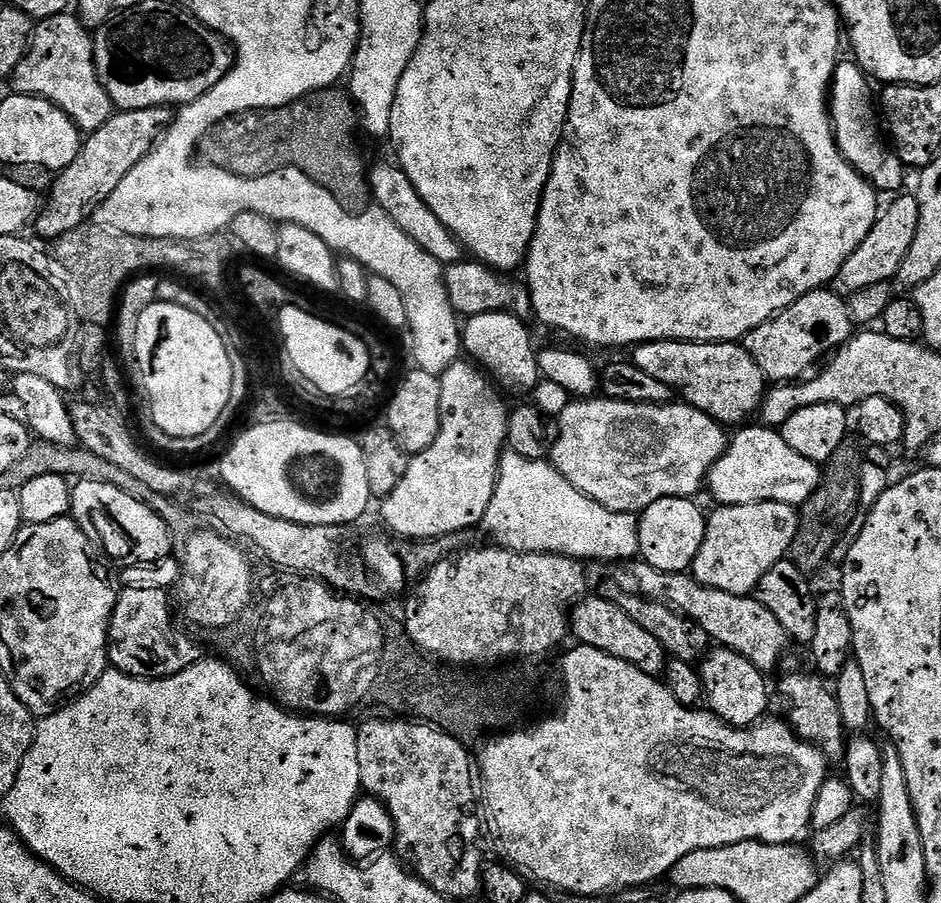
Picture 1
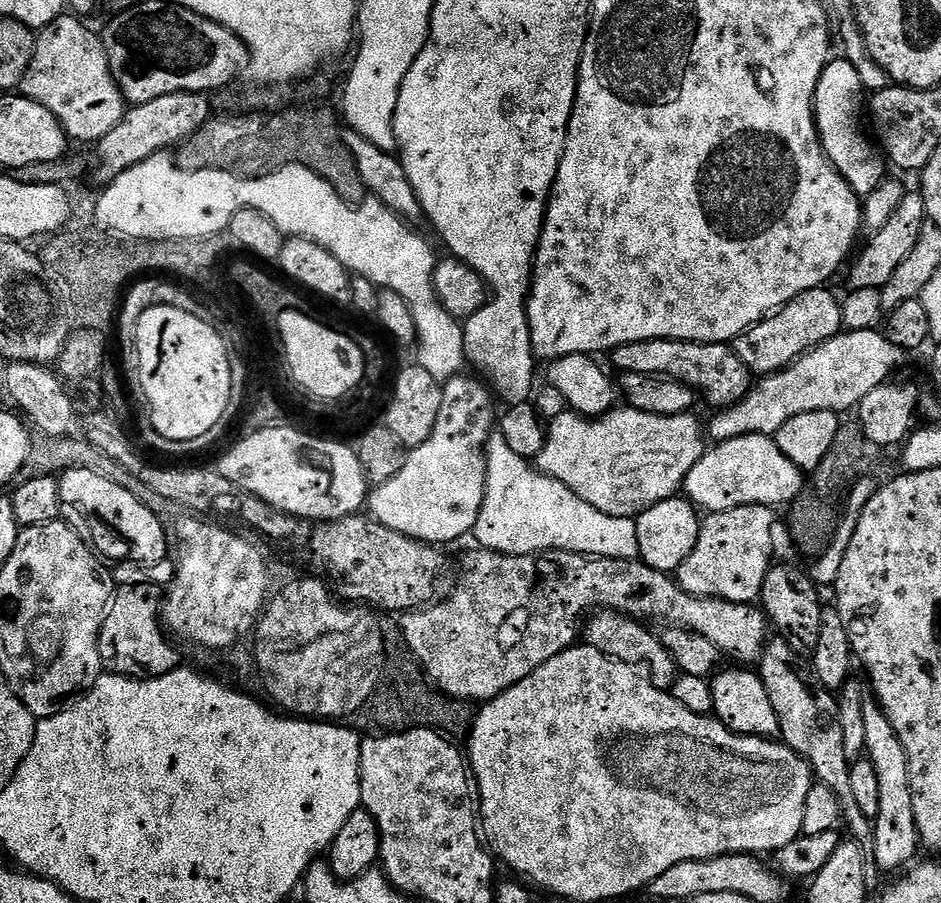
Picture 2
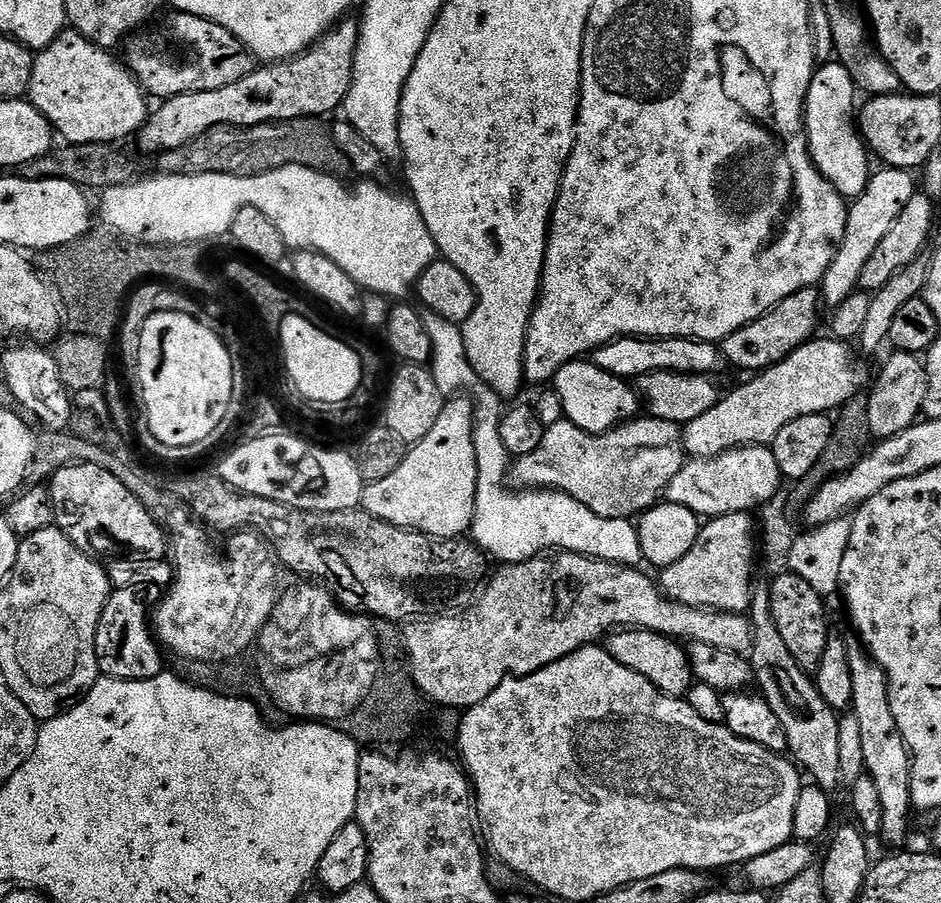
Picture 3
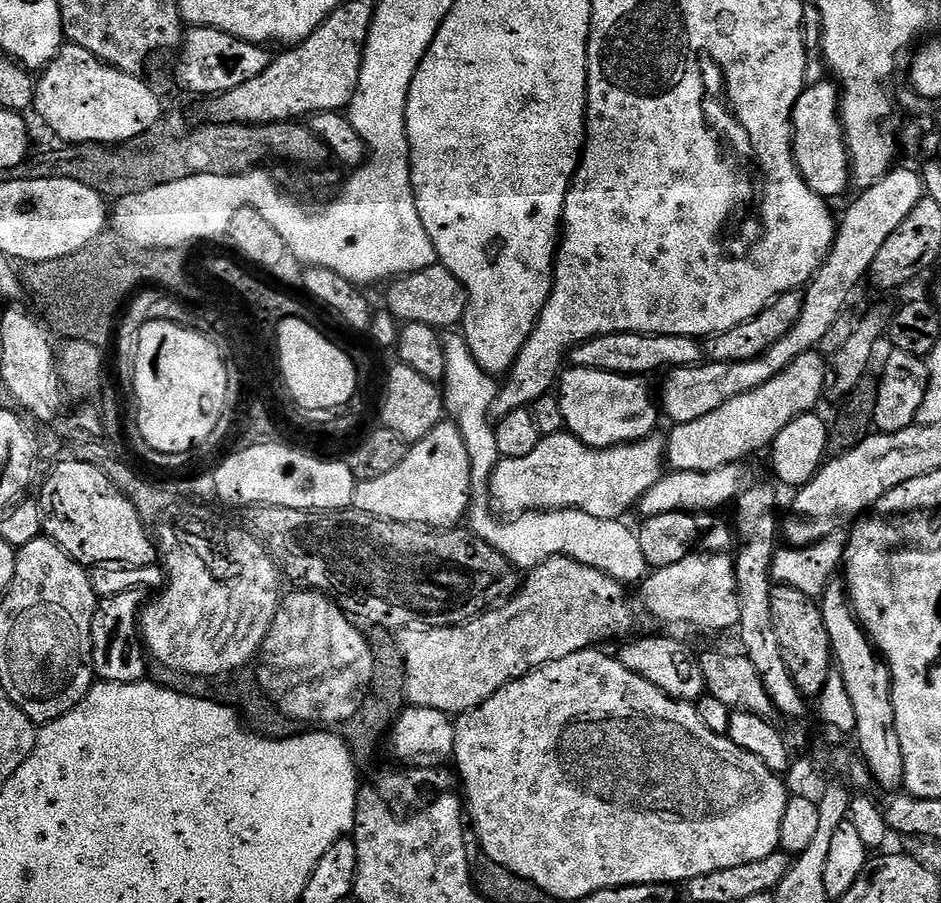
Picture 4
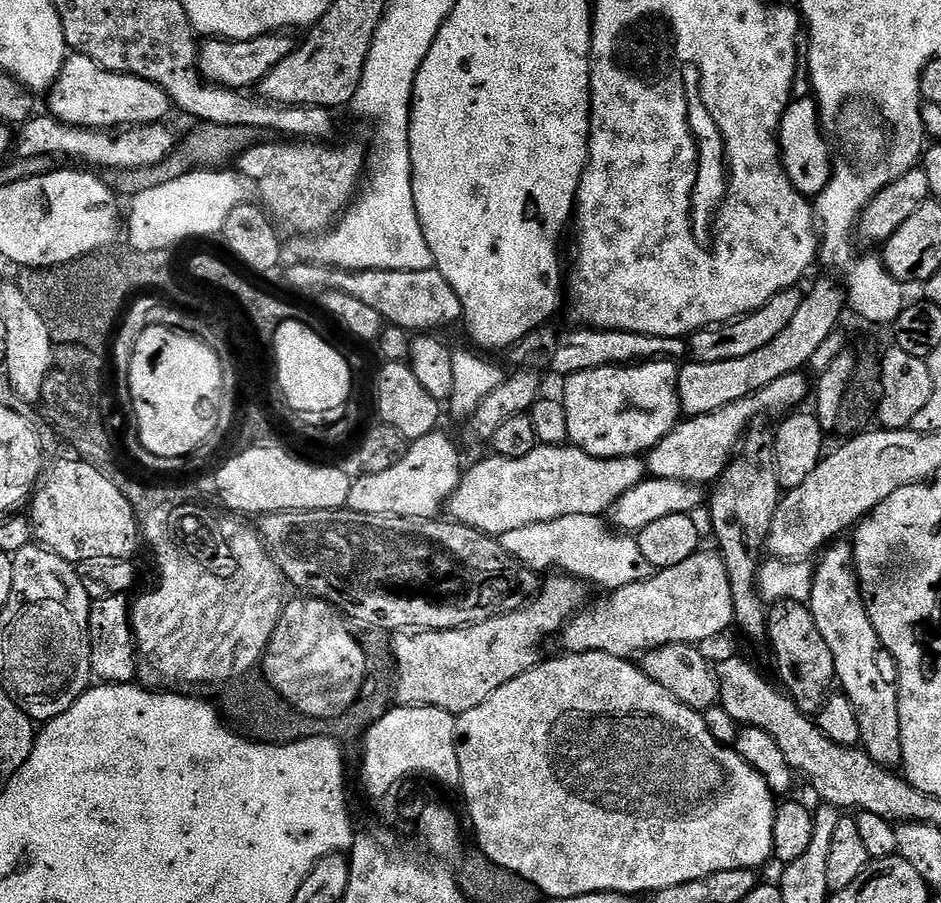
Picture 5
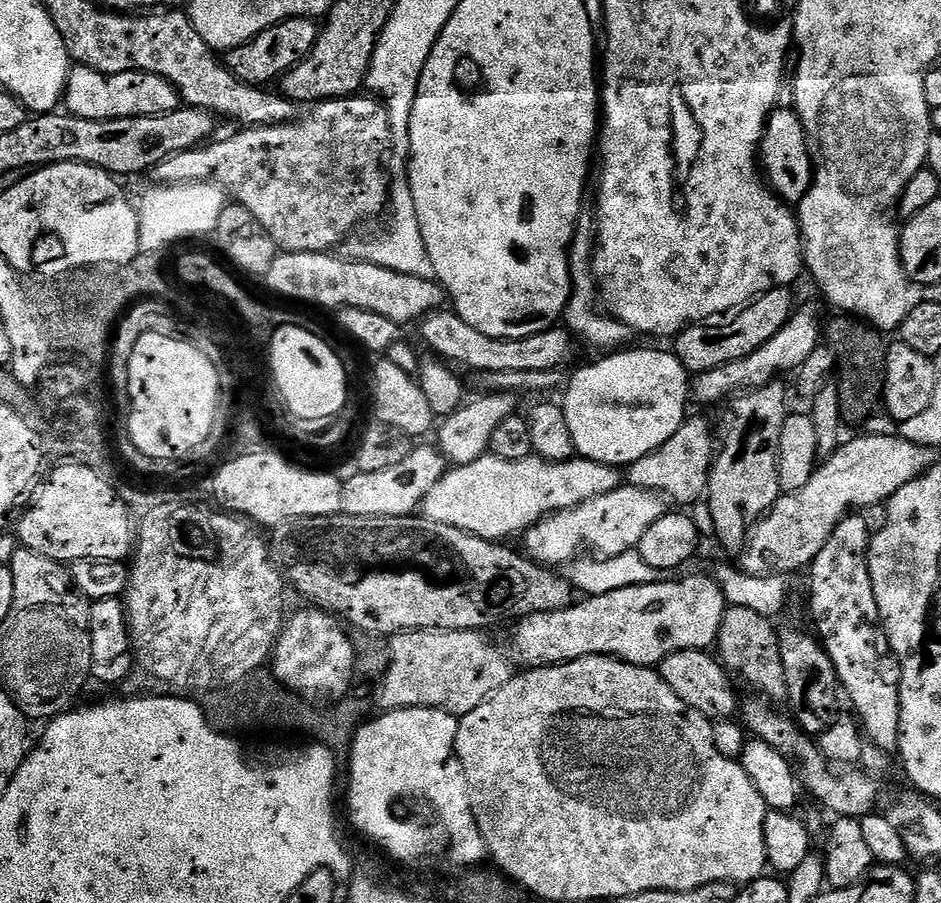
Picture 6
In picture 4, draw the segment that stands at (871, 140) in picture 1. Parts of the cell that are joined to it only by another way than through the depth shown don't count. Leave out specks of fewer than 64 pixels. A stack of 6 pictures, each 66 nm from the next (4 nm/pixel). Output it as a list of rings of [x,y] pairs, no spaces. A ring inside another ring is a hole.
[[[831,79],[821,84],[805,87],[804,93],[798,98],[792,115],[792,153],[796,159],[798,170],[804,181],[812,190],[825,198],[840,196],[847,190],[852,180],[852,166],[847,144],[844,142],[844,125],[840,123],[841,89]]]

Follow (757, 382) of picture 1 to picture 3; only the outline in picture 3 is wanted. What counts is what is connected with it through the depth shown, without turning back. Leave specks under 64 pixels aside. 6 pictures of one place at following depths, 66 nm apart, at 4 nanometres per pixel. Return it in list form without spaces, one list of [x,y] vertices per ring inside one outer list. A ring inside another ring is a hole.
[[[622,336],[619,340],[606,342],[601,348],[593,348],[590,363],[598,366],[598,370],[606,370],[606,374],[614,374],[623,380],[635,382],[647,372],[694,372],[698,376],[716,374],[720,367],[725,367],[726,361],[723,352],[710,340],[687,340],[673,336]]]

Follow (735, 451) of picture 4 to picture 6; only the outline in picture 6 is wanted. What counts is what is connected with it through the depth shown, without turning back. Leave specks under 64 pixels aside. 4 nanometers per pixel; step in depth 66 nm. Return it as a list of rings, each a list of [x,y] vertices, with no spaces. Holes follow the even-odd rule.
[[[685,419],[684,425],[658,450],[638,458],[638,462],[627,465],[626,480],[631,487],[645,488],[659,492],[661,496],[672,500],[673,505],[692,504],[705,495],[708,486],[708,471],[712,469],[714,459],[714,440],[708,437],[708,424],[704,420]]]

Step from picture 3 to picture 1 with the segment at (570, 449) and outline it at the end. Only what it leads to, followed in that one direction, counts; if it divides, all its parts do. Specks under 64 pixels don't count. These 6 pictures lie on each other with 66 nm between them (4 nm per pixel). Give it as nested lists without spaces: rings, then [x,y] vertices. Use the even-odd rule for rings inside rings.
[[[576,398],[562,410],[558,423],[560,433],[550,457],[552,467],[564,475],[570,486],[612,512],[639,514],[664,496],[695,497],[695,492],[705,487],[708,471],[722,458],[730,443],[729,437],[724,437],[725,429],[714,417],[683,402],[639,404],[607,398]]]

